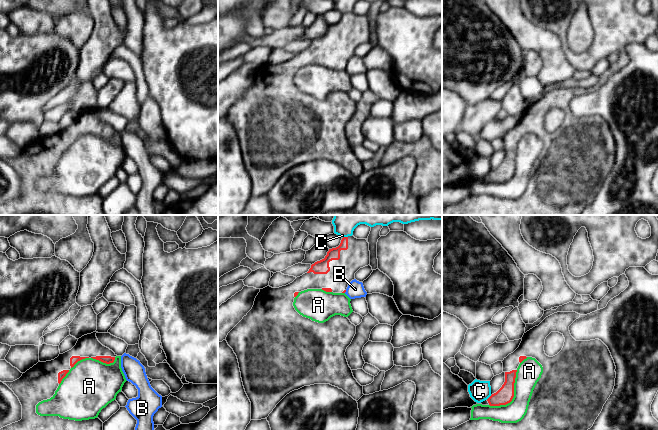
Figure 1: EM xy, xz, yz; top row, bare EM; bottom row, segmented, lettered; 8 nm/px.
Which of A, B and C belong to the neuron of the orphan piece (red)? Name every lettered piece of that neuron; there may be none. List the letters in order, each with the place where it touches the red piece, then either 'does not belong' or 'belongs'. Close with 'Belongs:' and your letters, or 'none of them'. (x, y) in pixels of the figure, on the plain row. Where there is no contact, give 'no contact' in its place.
A: yz (513, 172) | does not belong
B: xz (345, 67) | does not belong
C: xz (344, 13) | does not belong
Belongs: none of them

